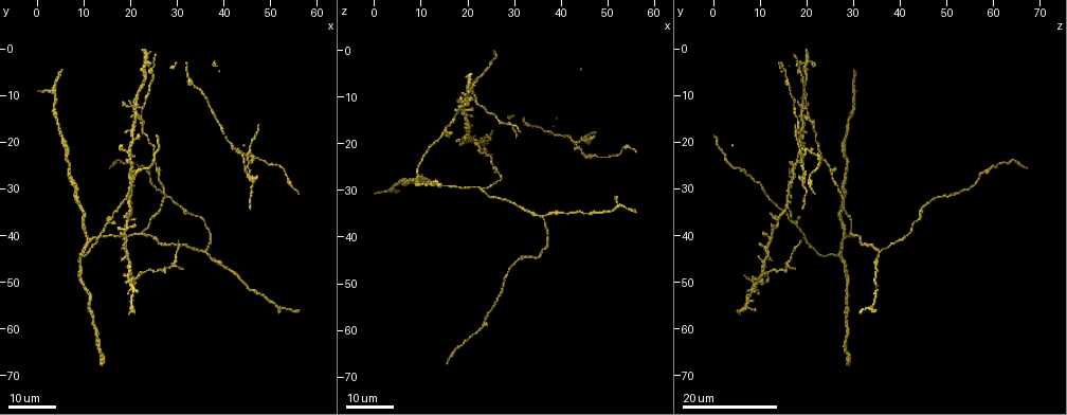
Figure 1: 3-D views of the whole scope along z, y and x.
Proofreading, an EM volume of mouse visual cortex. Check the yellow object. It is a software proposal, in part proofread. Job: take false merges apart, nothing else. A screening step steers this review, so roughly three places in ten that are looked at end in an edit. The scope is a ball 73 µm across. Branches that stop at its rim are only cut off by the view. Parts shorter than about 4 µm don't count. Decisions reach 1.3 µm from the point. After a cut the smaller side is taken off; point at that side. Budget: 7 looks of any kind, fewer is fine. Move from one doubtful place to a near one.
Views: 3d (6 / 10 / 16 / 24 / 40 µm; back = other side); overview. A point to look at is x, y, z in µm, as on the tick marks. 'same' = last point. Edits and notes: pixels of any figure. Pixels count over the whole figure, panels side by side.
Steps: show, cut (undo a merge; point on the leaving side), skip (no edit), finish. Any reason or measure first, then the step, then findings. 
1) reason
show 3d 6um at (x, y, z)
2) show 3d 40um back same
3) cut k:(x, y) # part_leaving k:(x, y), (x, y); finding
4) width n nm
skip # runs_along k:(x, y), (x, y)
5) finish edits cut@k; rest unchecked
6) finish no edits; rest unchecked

show 3d 24um at (36.0, 44.0, 35.5)

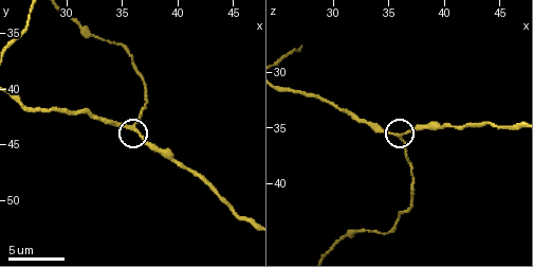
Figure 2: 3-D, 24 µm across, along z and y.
zoom in
show 3d 10um at (36.2, 43.6, 35.6)

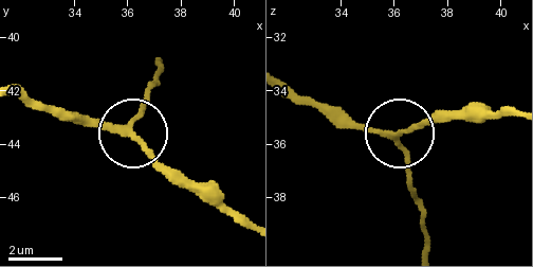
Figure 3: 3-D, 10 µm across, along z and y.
skip # runs_along 3:(17, 95), (127, 132), (179, 180); continuous, no second neuron

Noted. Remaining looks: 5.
three arms meet
show 3d 24um at (23.0, 39.5, 29.5)

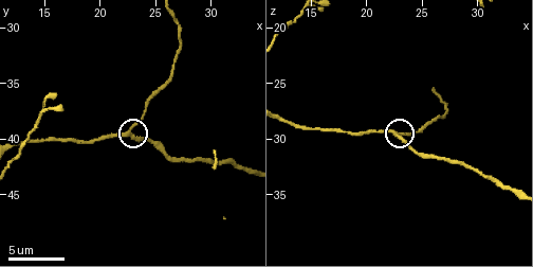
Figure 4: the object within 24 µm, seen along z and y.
show 3d 10um at (22.4, 39.4, 29.6)

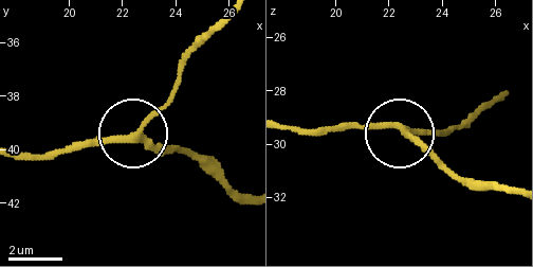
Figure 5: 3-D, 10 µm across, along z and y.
show 3d 10um back at (22.5, 39.5, 29.5)

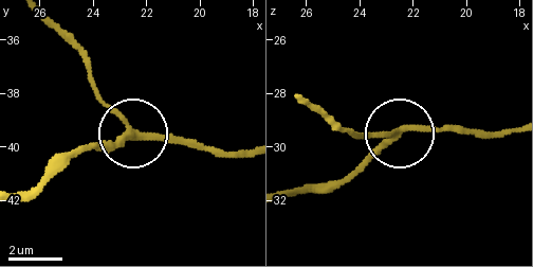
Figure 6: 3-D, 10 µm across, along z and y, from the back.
width 220 nm
skip # runs_along 6:(307, 101), (354, 135), (481, 128); one neuron here

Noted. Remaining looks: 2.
four arms meet
show 3d 16um at (20.5, 50.5, 9.0)

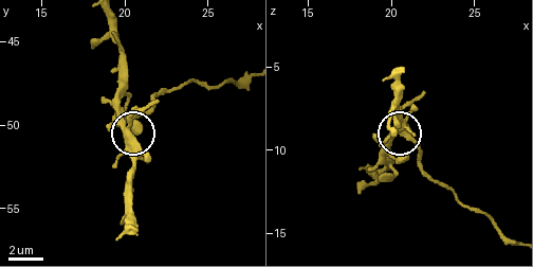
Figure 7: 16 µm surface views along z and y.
closer look
show 3d 6um same

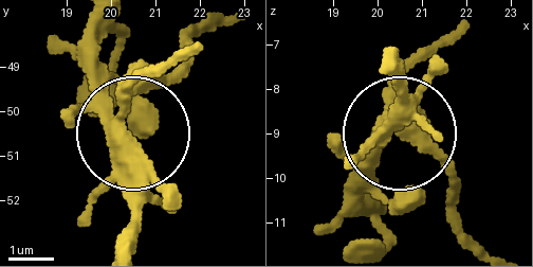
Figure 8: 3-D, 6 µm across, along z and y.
width 340 nm
cut 8:(151, 87) # part_leaving 8:(126, 90), (149, 86), (190, 37), (217, 30); two neurons meet here

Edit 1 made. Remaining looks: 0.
finish edits cut@8; rest unchecked

